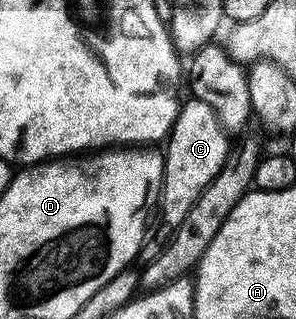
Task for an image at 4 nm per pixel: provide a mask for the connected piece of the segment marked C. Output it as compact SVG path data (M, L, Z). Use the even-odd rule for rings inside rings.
M187 99L178 109L178 117L164 144L164 174L162 175L162 191L160 193L160 212L162 220L170 230L182 225L188 210L200 198L203 190L220 174L232 147L231 137L223 128L220 118L208 106L208 102Z

